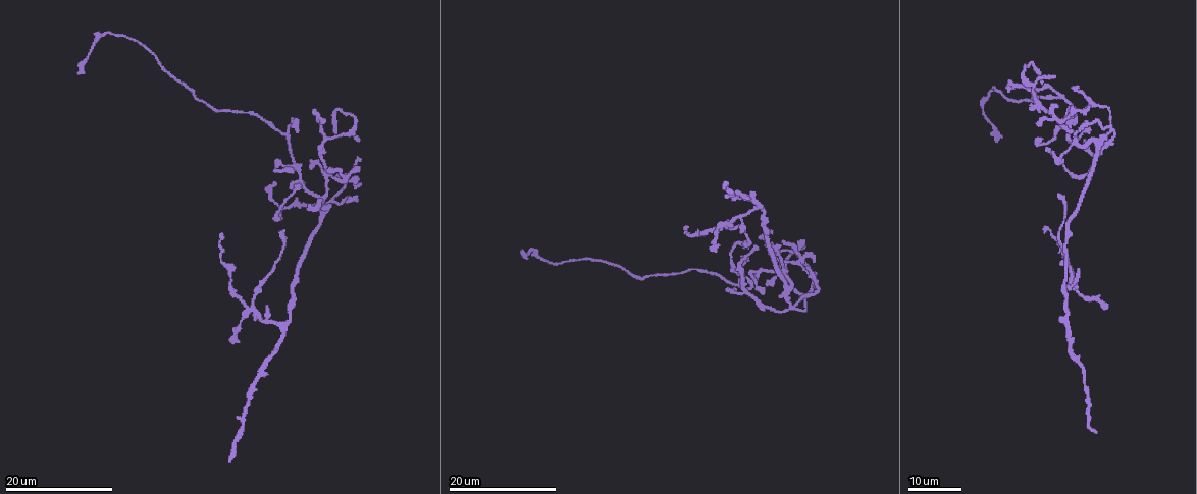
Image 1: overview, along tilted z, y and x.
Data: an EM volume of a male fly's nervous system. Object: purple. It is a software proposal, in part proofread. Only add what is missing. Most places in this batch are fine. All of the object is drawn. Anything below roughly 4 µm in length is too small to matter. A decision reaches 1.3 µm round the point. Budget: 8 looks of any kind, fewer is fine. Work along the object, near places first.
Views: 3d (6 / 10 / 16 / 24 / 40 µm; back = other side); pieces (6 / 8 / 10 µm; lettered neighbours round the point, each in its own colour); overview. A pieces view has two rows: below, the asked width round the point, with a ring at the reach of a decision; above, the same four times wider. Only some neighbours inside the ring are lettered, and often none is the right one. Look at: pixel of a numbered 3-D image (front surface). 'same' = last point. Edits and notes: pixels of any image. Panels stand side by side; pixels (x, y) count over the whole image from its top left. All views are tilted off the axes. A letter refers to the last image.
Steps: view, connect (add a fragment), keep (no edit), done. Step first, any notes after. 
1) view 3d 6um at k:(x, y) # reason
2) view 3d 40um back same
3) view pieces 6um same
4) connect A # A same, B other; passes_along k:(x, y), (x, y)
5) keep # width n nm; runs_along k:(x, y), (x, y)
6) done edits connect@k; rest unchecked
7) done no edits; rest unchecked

view 3d 24um at 1:(336, 132) # end of a long branch

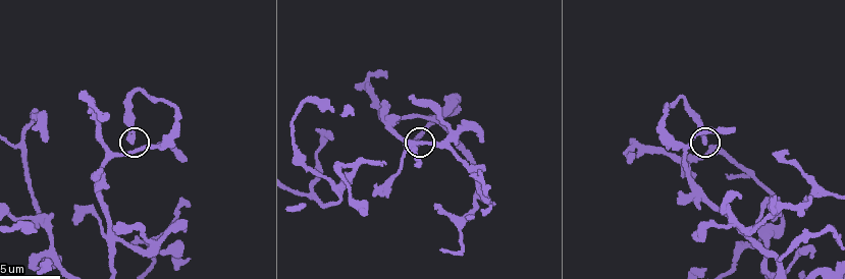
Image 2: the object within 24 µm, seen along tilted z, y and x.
view pieces 6um at 2:(131, 143)

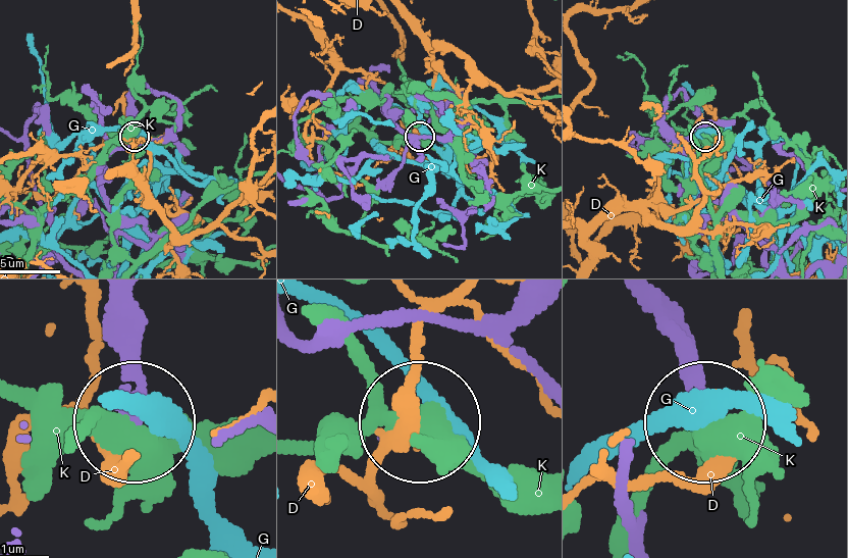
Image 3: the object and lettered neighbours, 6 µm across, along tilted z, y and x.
keep # D other, G other, K other; runs_along 3:(651, 303), (703, 425); none of them fits

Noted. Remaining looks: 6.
view 3d 6um at 2:(184, 160)

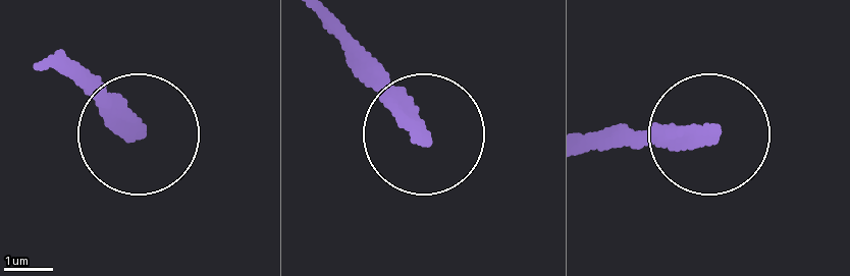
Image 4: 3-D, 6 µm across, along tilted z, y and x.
view pieces 10um at 4:(135, 134)

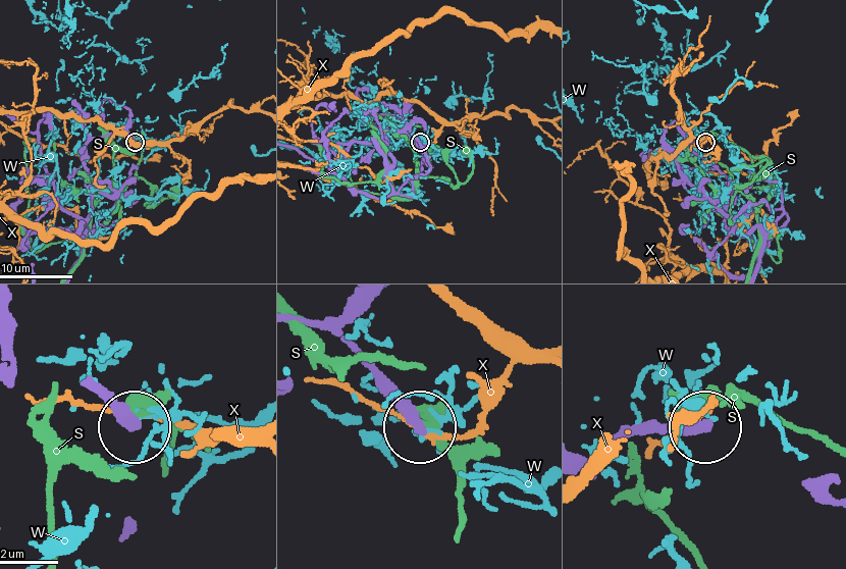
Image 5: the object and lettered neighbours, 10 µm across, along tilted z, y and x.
keep # S other, W other, X other; runs_along 5:(296, 317), (337, 326), (414, 425); none of them fits

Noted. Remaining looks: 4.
view 3d 16um at 1:(1060, 195) # an open end

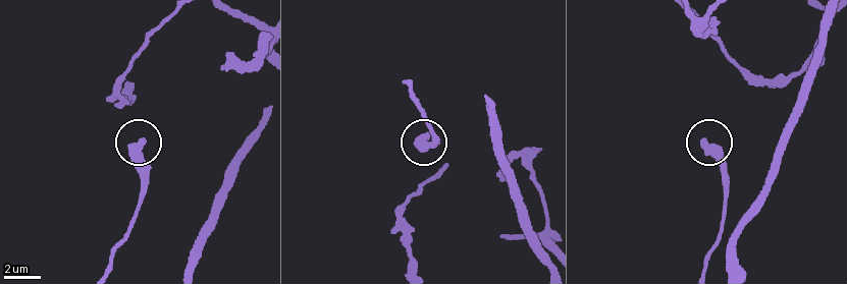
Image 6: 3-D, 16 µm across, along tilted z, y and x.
view pieces 10um at 6:(704, 140)

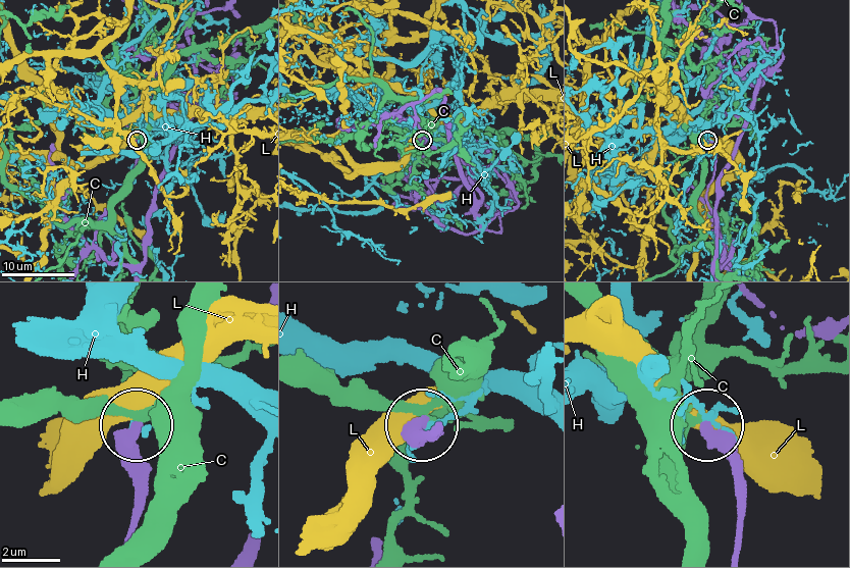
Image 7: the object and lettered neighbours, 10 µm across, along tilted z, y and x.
keep # C other, H other, L other; runs_along 7:(735, 544), (736, 456), (708, 426); no lettered fragment goes on from it

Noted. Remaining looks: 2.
view pieces 6um at 2:(703, 269) # free end

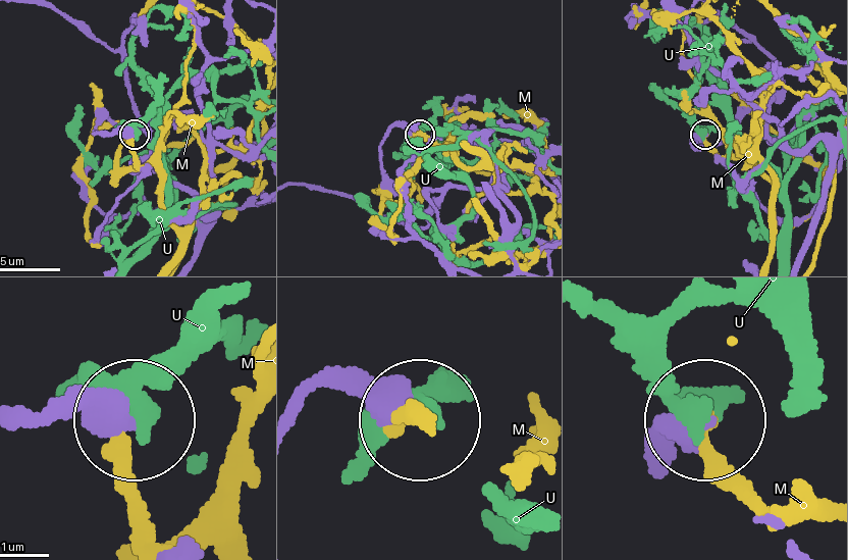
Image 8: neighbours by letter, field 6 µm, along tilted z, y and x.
keep # M other, U other; no lettered fragment goes on from it

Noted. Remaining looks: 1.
done no edits; rest unchecked

